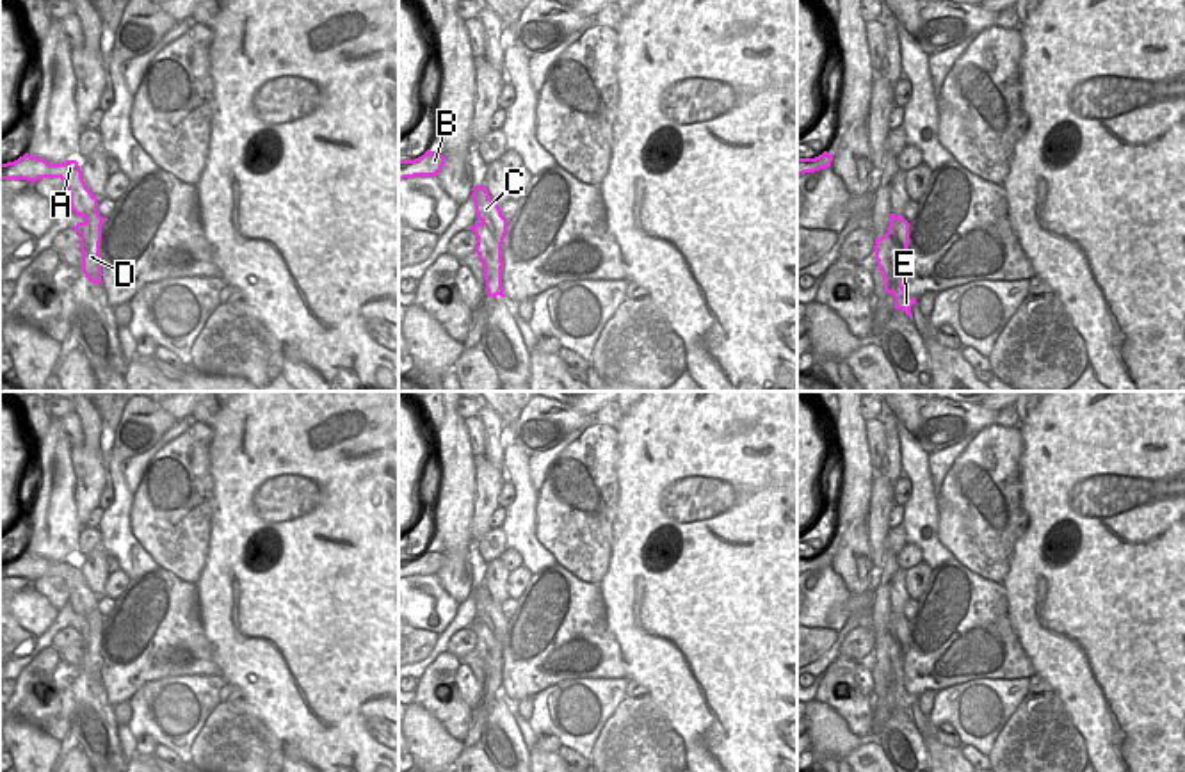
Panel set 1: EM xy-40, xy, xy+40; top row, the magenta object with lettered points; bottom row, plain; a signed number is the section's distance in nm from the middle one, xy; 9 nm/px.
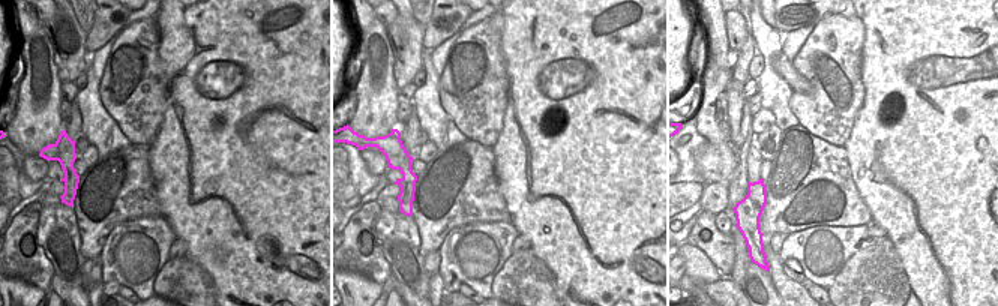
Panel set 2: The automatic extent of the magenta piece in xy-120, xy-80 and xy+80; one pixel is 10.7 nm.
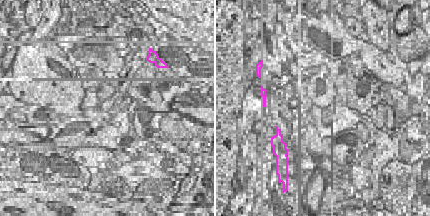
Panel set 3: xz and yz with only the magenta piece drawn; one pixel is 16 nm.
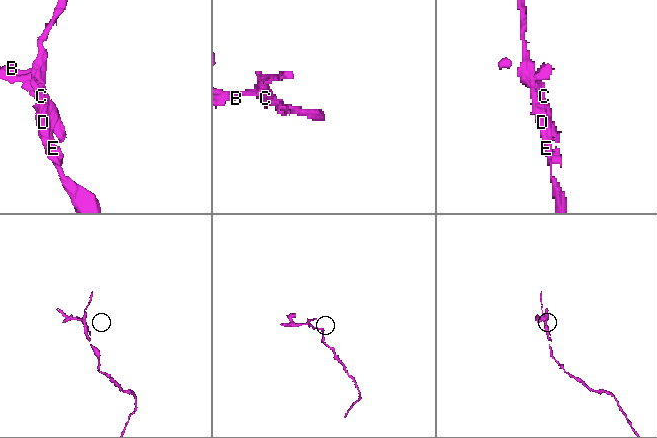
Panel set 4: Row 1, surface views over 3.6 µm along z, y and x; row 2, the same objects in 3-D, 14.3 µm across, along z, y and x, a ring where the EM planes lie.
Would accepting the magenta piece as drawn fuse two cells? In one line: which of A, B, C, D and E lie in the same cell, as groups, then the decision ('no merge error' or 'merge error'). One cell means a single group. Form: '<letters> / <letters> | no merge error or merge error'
A D E / B C | merge error

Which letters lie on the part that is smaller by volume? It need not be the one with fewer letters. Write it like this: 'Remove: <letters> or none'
Remove: B, C.

